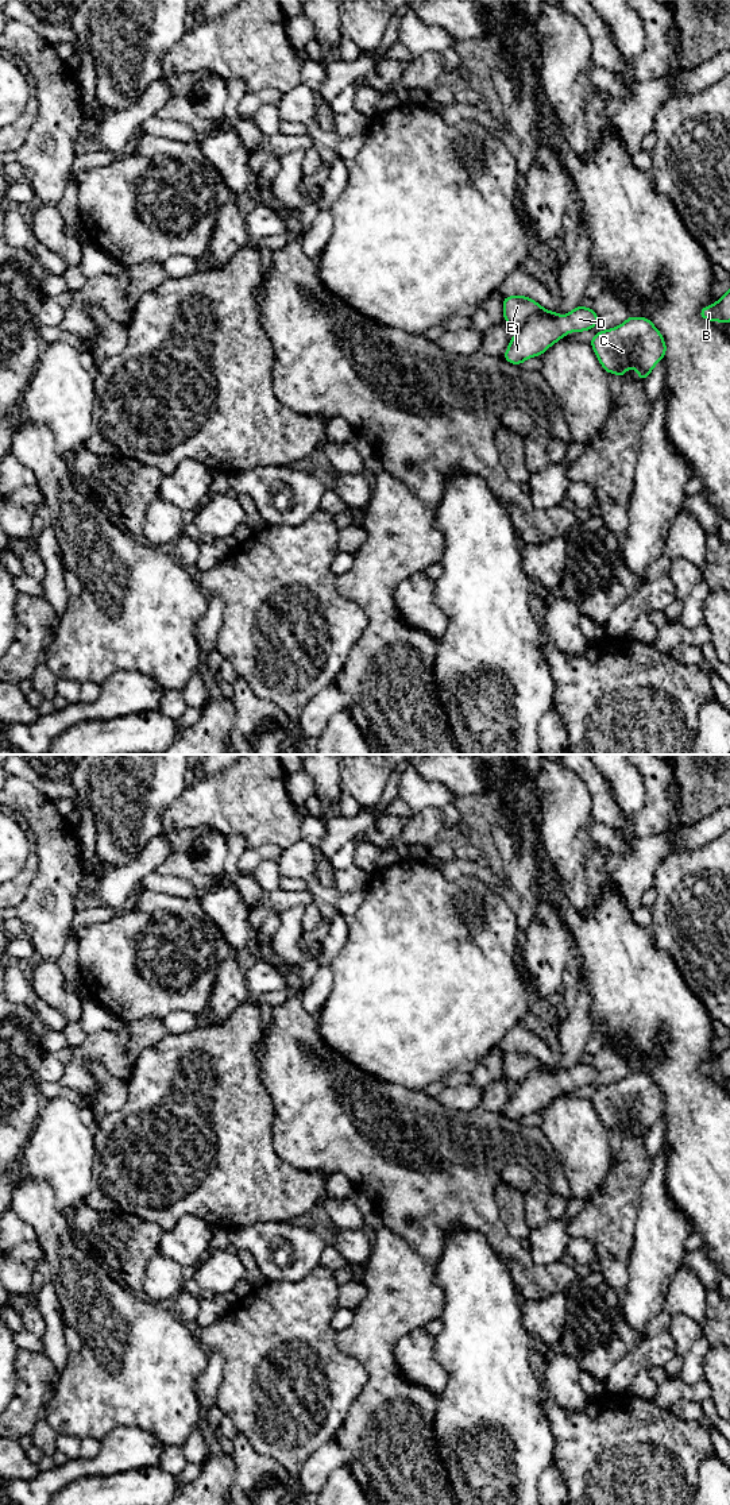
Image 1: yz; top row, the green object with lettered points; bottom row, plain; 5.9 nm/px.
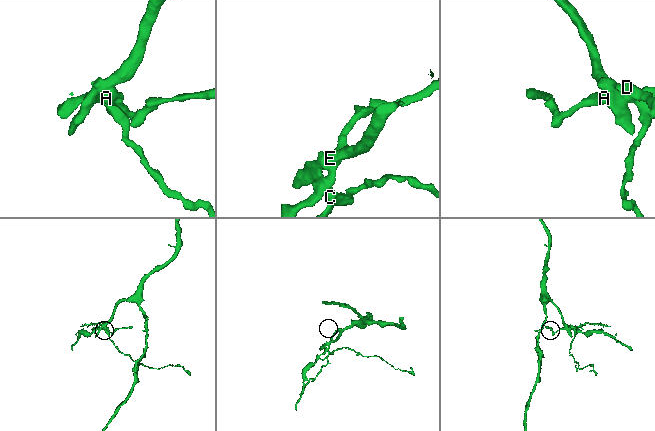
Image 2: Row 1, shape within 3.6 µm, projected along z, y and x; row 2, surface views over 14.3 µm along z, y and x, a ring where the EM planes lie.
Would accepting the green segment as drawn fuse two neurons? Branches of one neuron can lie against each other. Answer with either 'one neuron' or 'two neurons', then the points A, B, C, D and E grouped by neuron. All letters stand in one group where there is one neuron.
two neurons | A D / B C E

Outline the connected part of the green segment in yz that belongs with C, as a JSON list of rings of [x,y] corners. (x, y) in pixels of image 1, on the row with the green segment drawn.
[[[629,316],[621,325],[598,332],[590,344],[606,373],[622,378],[633,367],[644,382],[667,352],[663,335],[648,317]]]

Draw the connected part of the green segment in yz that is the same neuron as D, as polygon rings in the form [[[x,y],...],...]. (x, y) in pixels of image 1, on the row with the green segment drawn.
[[[576,306],[567,316],[545,310],[541,316],[532,316],[511,337],[507,351],[502,356],[520,366],[529,358],[542,355],[552,344],[571,331],[583,332],[595,327],[599,316],[594,309]]]

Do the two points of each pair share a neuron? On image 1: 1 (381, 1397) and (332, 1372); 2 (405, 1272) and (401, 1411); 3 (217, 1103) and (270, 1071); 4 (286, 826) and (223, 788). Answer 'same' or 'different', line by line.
1: different
2: same
3: different
4: same

